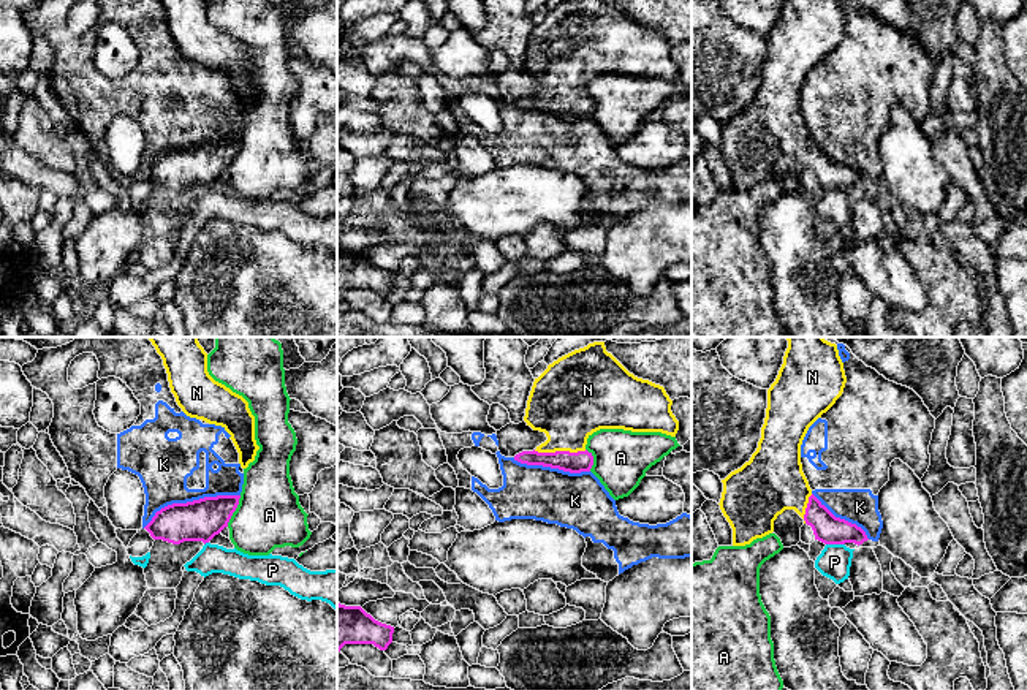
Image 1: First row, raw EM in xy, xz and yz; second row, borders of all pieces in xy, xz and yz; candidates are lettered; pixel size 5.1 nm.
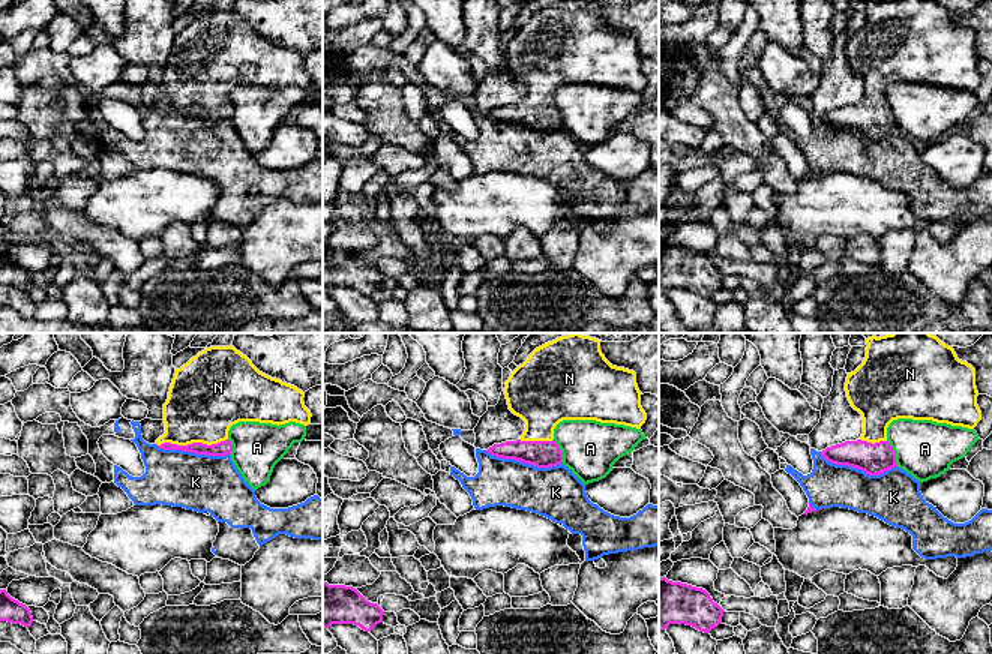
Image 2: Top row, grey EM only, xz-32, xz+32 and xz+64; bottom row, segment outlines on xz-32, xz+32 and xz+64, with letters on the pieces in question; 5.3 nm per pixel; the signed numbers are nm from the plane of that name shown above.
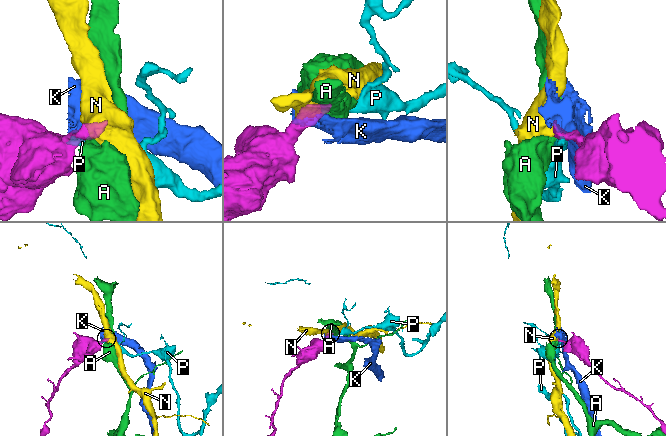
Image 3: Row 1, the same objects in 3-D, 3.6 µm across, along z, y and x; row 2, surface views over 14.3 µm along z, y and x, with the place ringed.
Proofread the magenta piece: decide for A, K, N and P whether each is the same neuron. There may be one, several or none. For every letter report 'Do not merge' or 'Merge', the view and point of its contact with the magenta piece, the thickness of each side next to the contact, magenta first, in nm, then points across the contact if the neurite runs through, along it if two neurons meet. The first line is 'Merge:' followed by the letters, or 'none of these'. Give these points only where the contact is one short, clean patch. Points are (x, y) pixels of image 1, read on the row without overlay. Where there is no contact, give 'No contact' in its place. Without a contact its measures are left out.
Merge: N
A: Do not merge. Touches magenta at xy (234, 155). Thickness 220 nm (magenta) against 320 nm. Boundary: xy (241, 141), (227, 171)
K: Do not merge. Touches magenta at xy (190, 147). Thickness 220 nm (magenta) against 280 nm
N: Merge. Touches magenta at xz (560, 97). Thickness 110 nm (magenta) against 380 nm. Path across: xz (575, 108), (560, 97), (567, 86), (568, 49)
P: Do not merge. Touches magenta at yz (836, 189). Thickness 150 nm (magenta) against 170 nm. Boundary: yz (826, 189), (844, 190)

